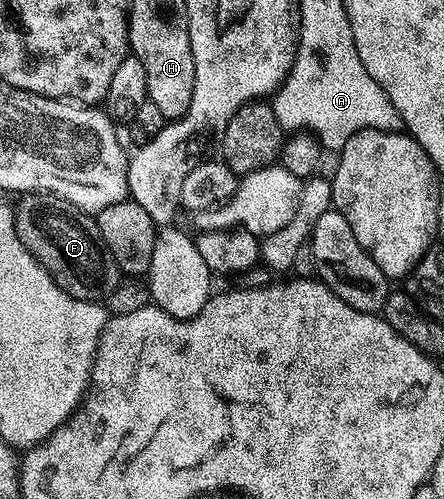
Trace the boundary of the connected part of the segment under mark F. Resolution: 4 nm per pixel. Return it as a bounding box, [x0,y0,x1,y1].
[18,201,122,304]

